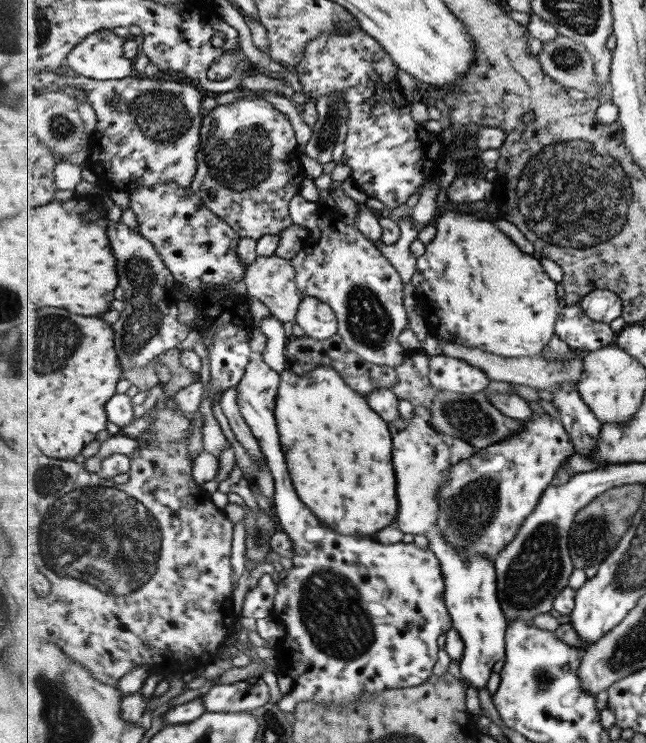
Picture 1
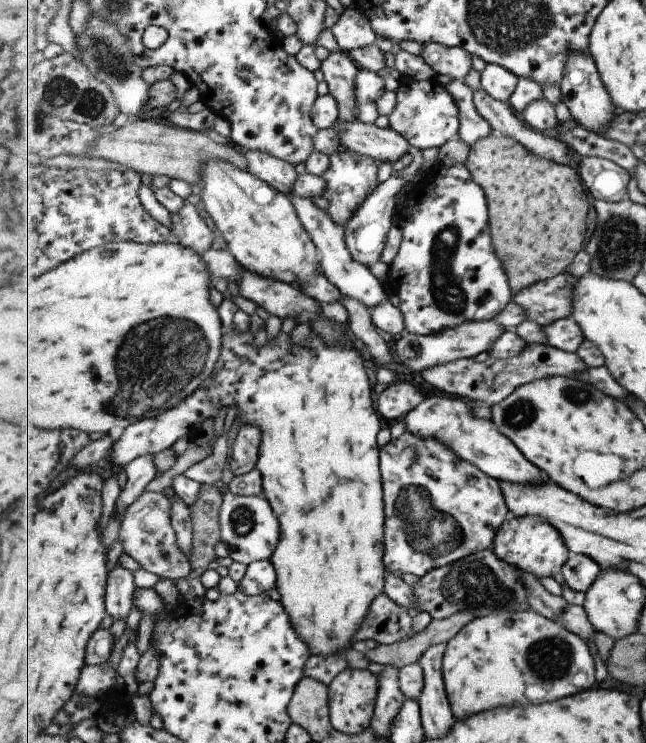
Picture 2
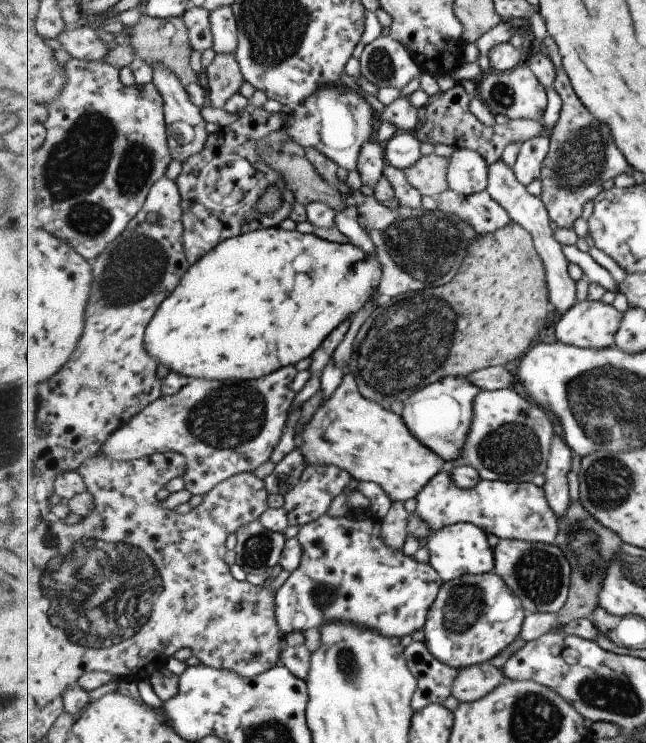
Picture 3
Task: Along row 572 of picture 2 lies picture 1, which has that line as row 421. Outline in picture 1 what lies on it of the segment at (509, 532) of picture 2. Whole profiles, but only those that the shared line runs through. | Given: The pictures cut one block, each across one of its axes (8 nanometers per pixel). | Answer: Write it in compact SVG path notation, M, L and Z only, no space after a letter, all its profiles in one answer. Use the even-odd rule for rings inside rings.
M545 413L541 416L534 415L531 420L525 420L524 423L526 424L526 427L523 430L520 430L517 434L506 438L503 442L498 442L493 446L490 446L489 448L479 450L477 452L477 456L460 460L460 463L451 467L448 470L448 481L436 494L436 498L438 498L440 506L438 512L438 527L442 530L442 533L445 534L445 539L447 539L447 541L449 541L449 543L451 543L451 545L453 545L453 547L455 547L459 552L465 554L466 557L482 552L482 554L486 554L490 560L495 561L498 554L502 550L505 550L507 545L515 541L515 537L517 537L517 533L520 531L525 520L535 512L543 493L551 486L552 480L556 477L557 471L560 470L560 466L568 460L571 454L576 452L576 444L571 440L568 429L564 427L562 421L559 422Z

